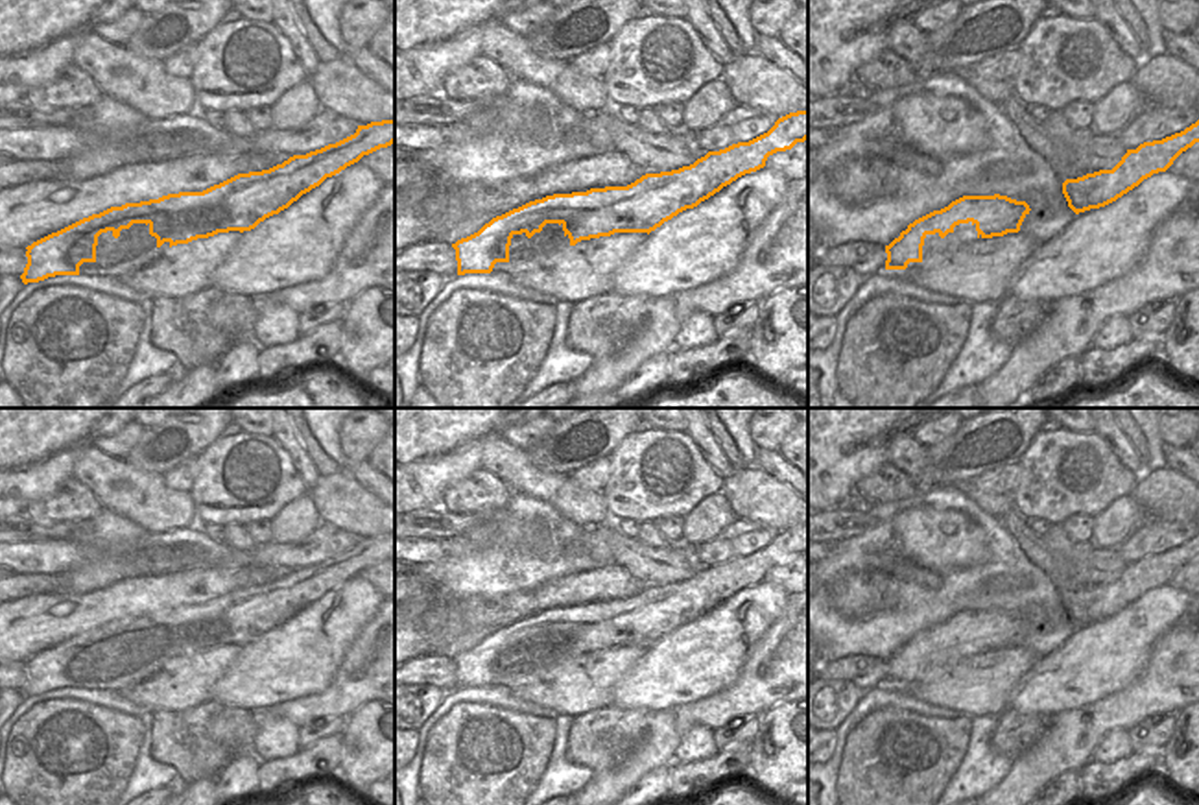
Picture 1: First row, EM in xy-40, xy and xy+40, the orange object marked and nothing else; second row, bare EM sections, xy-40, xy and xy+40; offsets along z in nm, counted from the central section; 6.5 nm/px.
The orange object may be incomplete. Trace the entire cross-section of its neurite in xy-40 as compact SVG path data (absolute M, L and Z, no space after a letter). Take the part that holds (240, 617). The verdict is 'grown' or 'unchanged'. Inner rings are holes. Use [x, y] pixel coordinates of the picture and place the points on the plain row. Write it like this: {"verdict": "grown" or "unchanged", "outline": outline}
{"verdict": "unchanged", "outline": "M395 534L371 535L367 539L358 539L354 548L336 558L328 558L306 569L293 569L269 583L238 587L203 606L179 606L159 613L111 620L28 659L28 678L20 692L28 698L55 689L79 689L79 679L83 676L96 676L96 659L101 646L111 644L113 650L118 652L120 644L129 643L133 637L146 637L149 648L157 652L157 661L164 655L172 661L197 652L208 652L218 646L251 644L266 631L288 622L303 607L319 600L326 591L339 587L347 580L358 576L363 569L387 561L393 556Z"}

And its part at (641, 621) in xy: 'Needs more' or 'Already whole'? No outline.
Already whole.

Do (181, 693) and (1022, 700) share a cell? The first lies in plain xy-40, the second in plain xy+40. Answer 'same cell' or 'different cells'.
different cells

